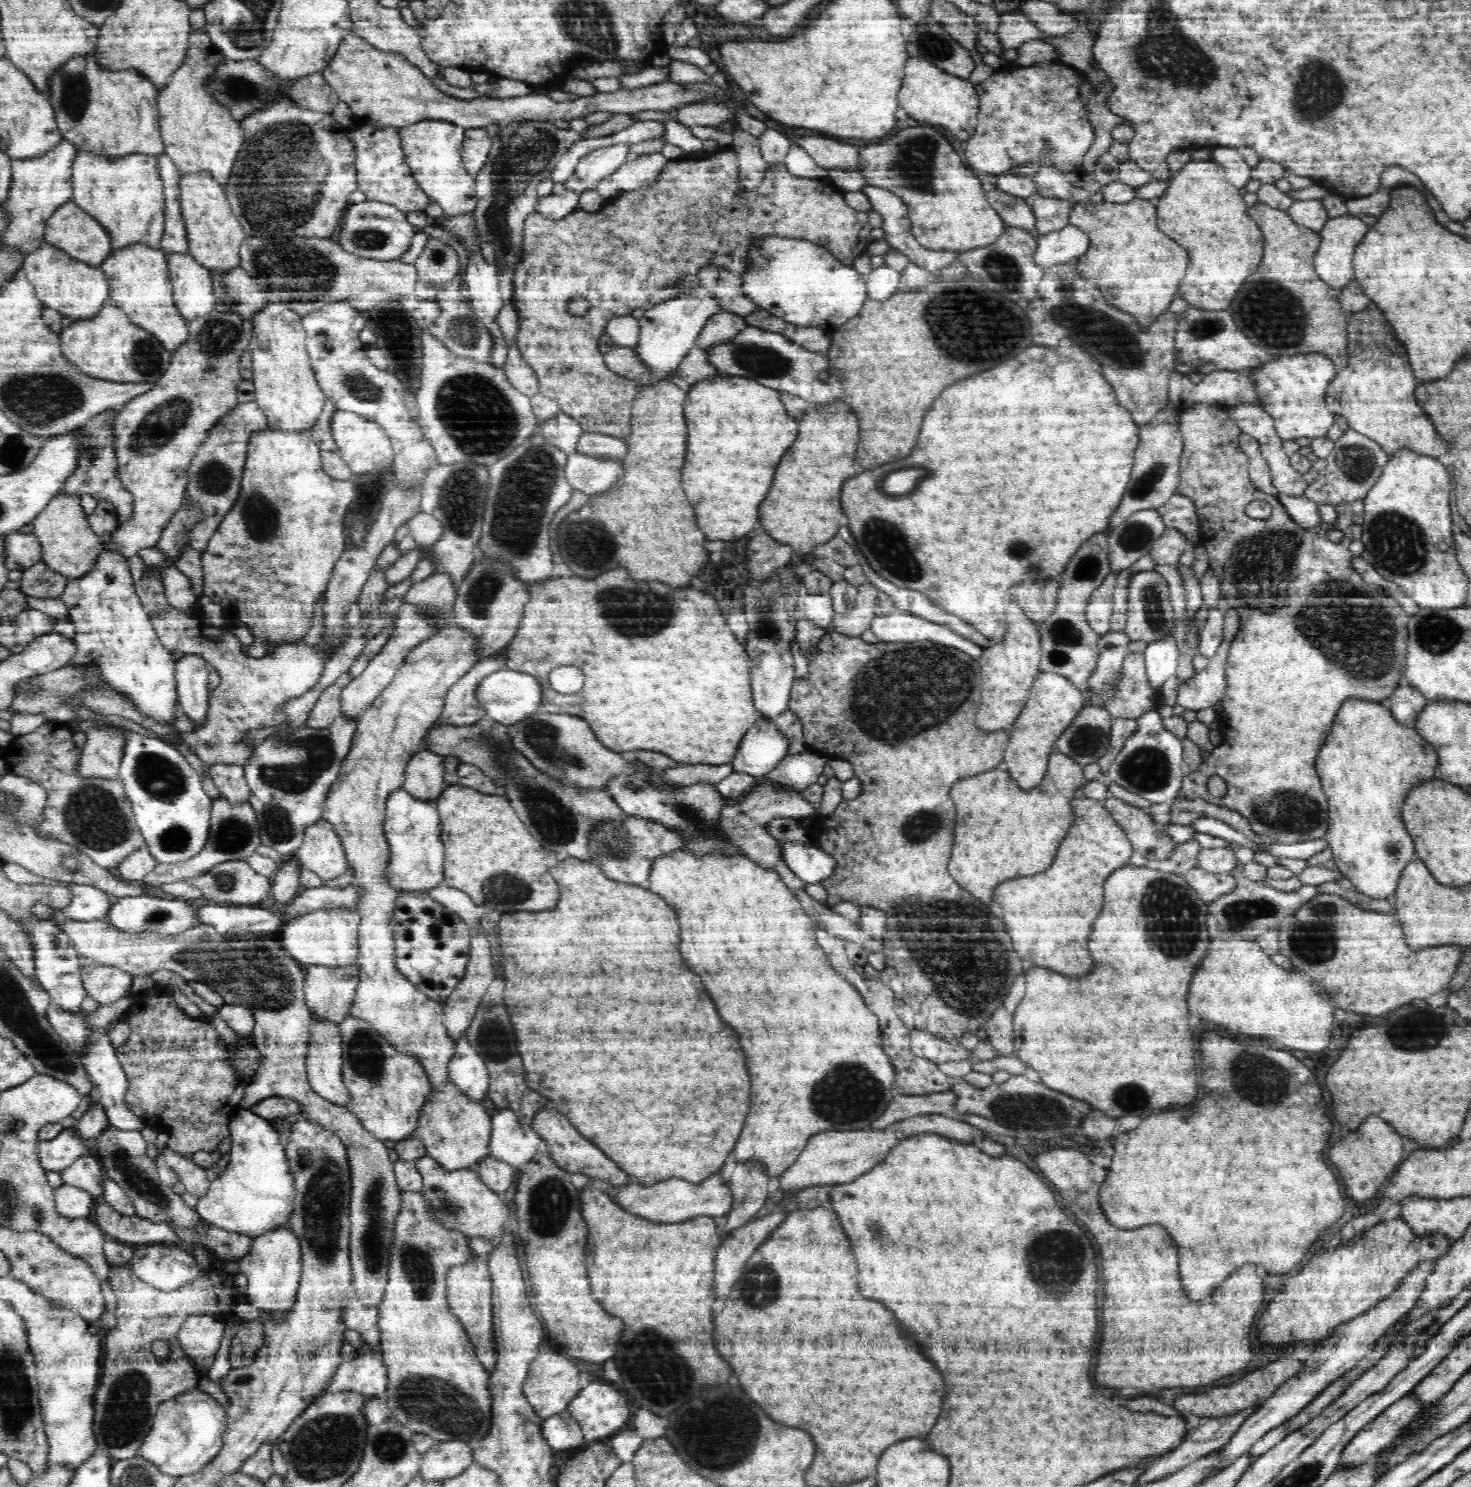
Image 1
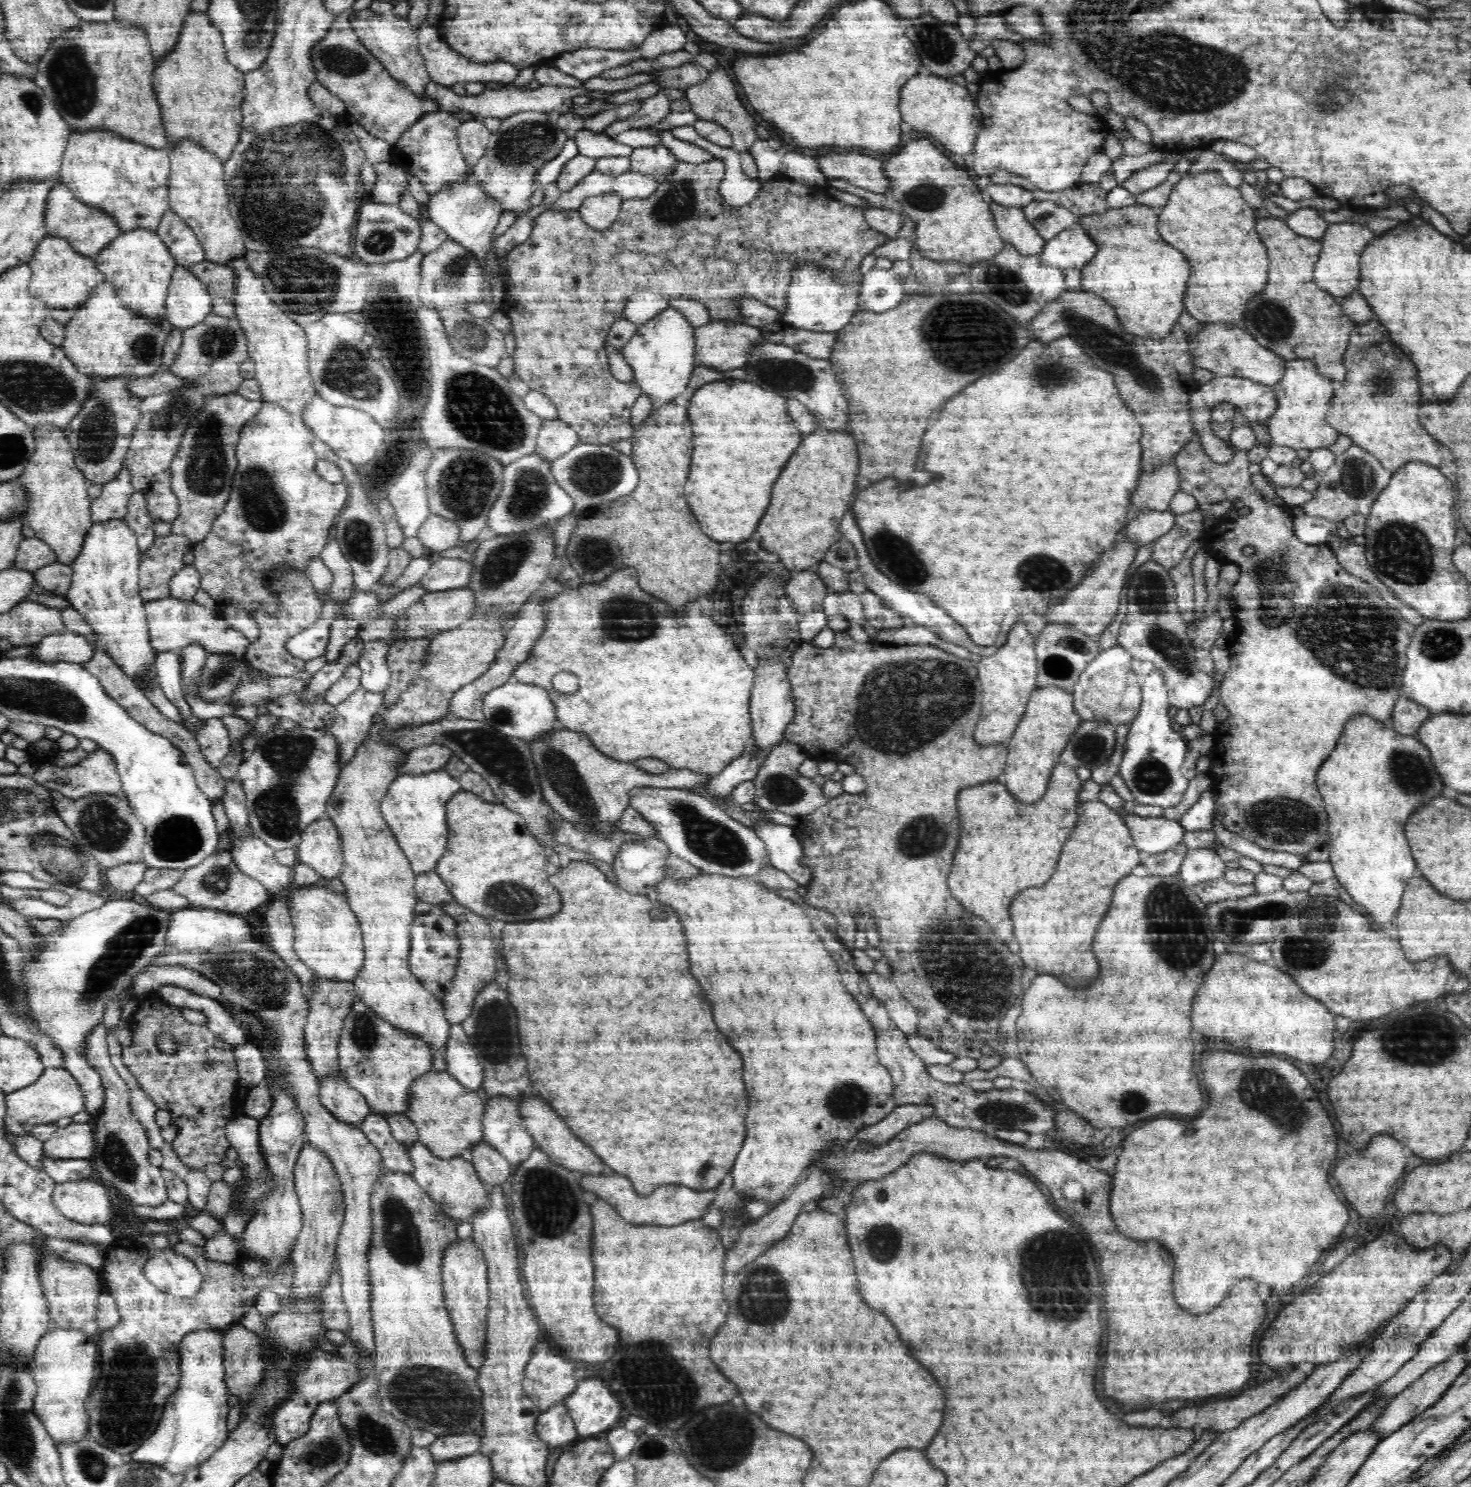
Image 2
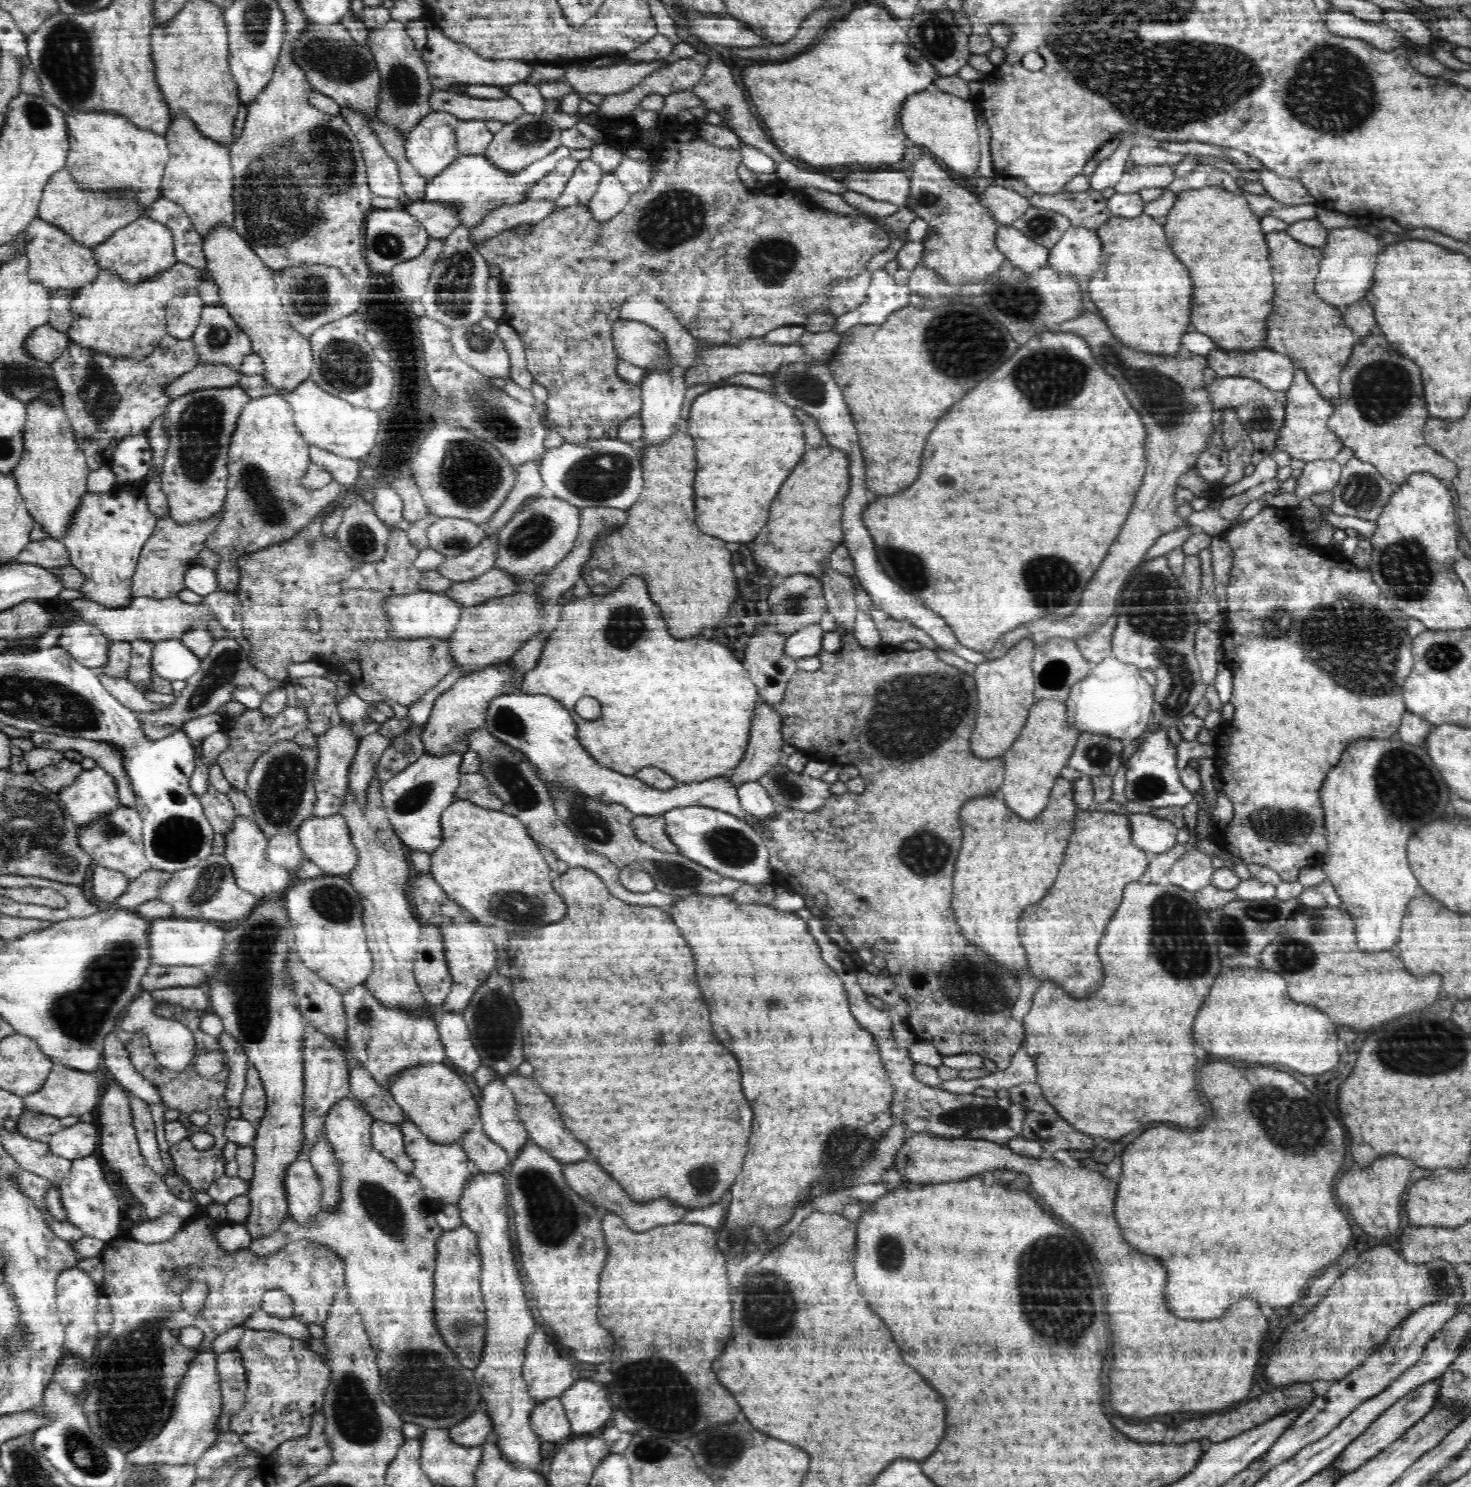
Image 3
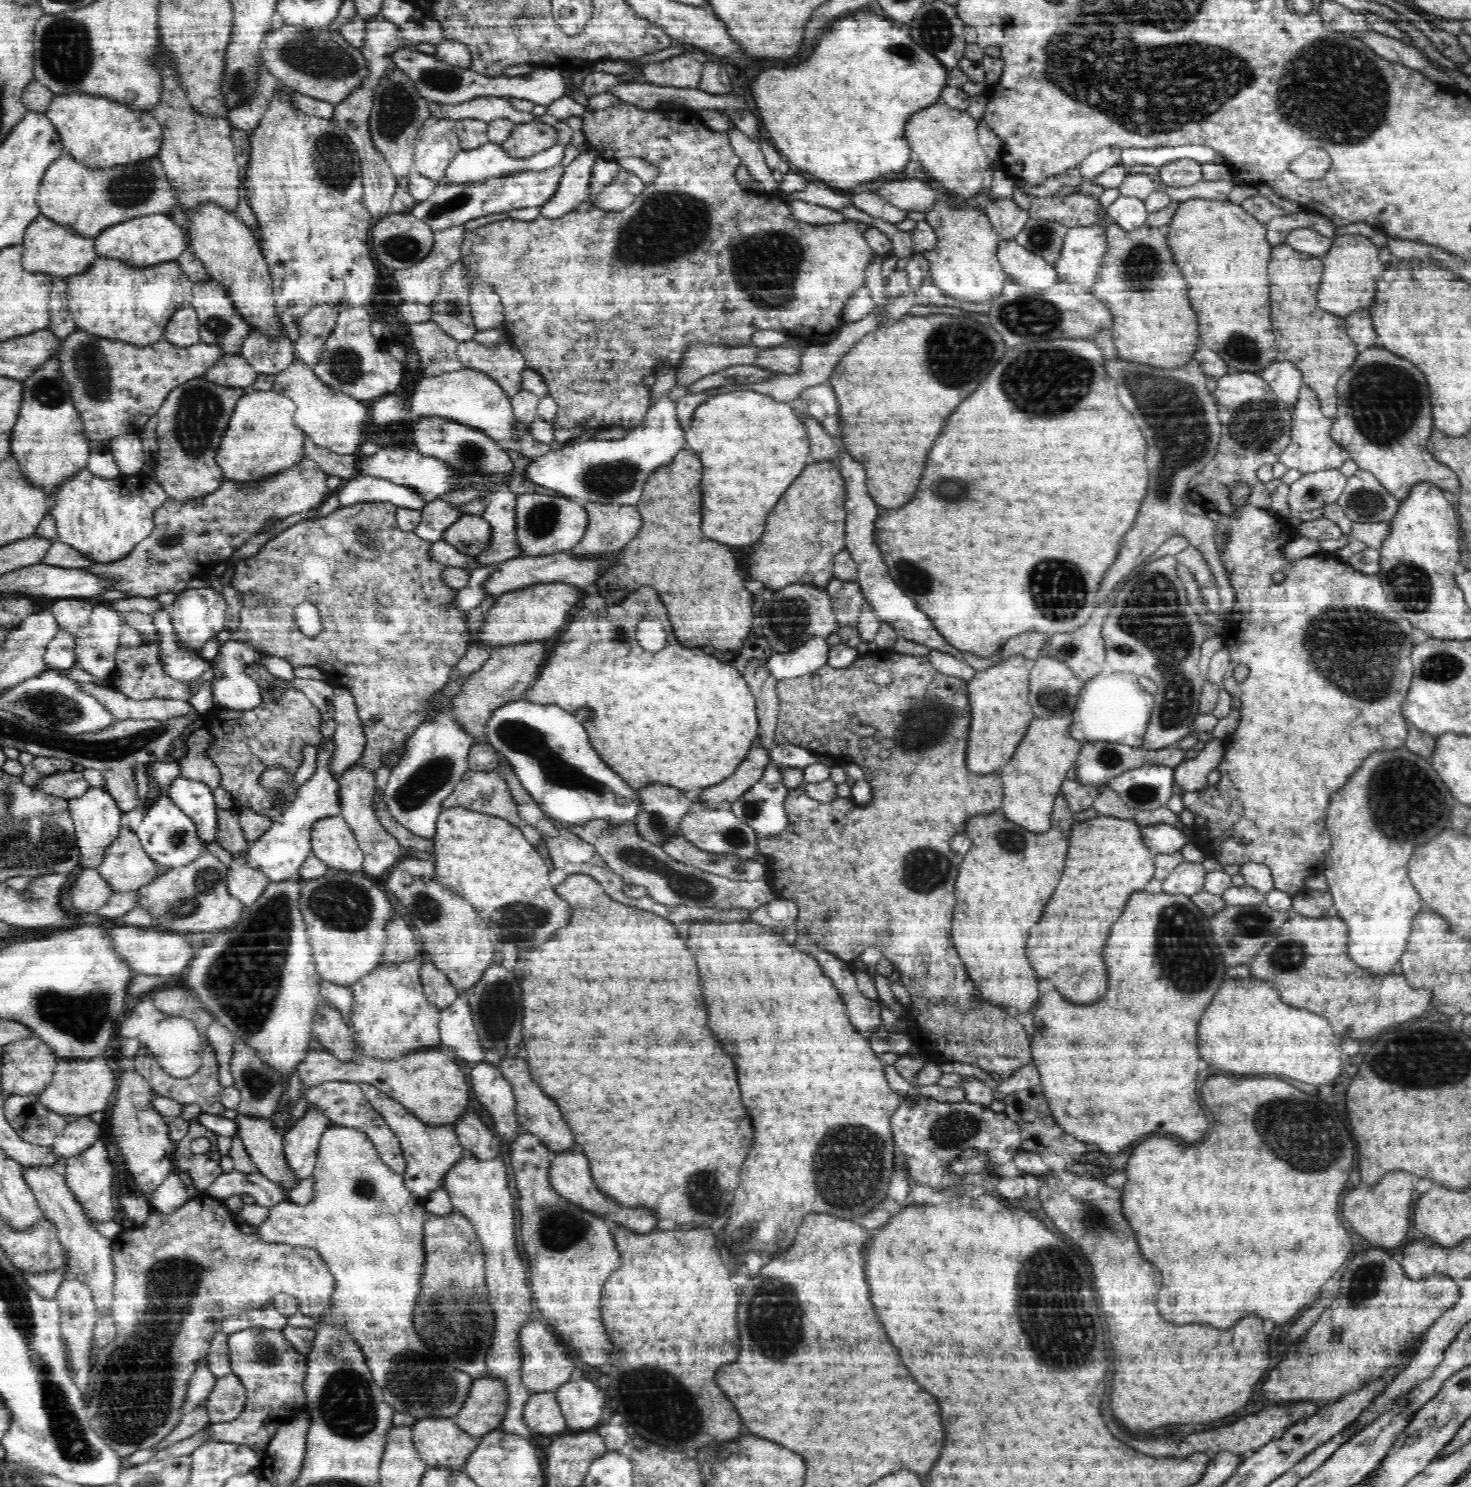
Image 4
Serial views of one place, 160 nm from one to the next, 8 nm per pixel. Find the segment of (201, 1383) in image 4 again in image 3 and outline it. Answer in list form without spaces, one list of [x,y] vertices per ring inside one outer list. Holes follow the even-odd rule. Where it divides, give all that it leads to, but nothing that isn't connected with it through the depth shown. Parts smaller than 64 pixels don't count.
[[[212,1348],[197,1351],[187,1365],[186,1374],[179,1382],[174,1396],[174,1406],[166,1424],[154,1440],[146,1442],[125,1453],[127,1462],[132,1465],[164,1463],[196,1464],[197,1460],[217,1442],[222,1435],[216,1427],[222,1414],[223,1400],[221,1380],[217,1371],[217,1355]]]

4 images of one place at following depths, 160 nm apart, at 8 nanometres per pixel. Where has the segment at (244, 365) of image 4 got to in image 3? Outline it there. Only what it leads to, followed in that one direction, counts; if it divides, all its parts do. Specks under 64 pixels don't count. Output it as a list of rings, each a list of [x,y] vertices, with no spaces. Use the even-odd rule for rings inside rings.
[[[201,364],[176,380],[170,381],[161,390],[170,395],[170,398],[177,399],[192,391],[238,386],[241,374],[242,372],[234,372],[230,368]]]

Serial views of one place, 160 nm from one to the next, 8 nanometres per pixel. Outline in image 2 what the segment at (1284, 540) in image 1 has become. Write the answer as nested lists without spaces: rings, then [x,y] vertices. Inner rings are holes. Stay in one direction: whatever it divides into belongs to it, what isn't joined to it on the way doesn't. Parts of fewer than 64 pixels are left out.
[[[1222,403],[1217,405],[1211,410],[1211,416],[1209,421],[1209,428],[1218,439],[1226,441],[1226,444],[1230,446],[1231,460],[1227,463],[1218,463],[1214,461],[1212,457],[1204,451],[1202,440],[1200,439],[1200,433],[1198,429],[1194,428],[1191,430],[1190,440],[1187,444],[1182,446],[1182,450],[1176,454],[1177,457],[1177,469],[1181,475],[1181,484],[1179,491],[1185,492],[1194,496],[1198,501],[1198,504],[1215,503],[1220,502],[1226,498],[1236,500],[1235,505],[1231,508],[1250,508],[1250,512],[1247,515],[1242,515],[1237,519],[1230,519],[1228,517],[1220,517],[1218,521],[1215,521],[1210,528],[1204,530],[1203,537],[1203,548],[1206,550],[1209,556],[1212,556],[1221,563],[1231,563],[1238,565],[1240,570],[1239,580],[1236,581],[1232,588],[1230,598],[1234,600],[1233,616],[1236,619],[1236,633],[1232,636],[1230,647],[1230,668],[1225,674],[1225,679],[1220,685],[1220,703],[1224,704],[1228,709],[1230,716],[1226,720],[1218,724],[1218,727],[1213,735],[1213,746],[1212,750],[1218,750],[1216,760],[1213,760],[1208,770],[1208,774],[1211,777],[1210,790],[1215,794],[1215,806],[1214,816],[1220,819],[1220,822],[1226,827],[1226,830],[1230,832],[1236,832],[1245,838],[1250,840],[1254,844],[1257,844],[1260,848],[1266,850],[1275,850],[1276,852],[1289,852],[1290,854],[1298,854],[1301,856],[1314,848],[1320,848],[1327,842],[1329,836],[1329,822],[1328,816],[1326,816],[1325,805],[1318,794],[1318,790],[1306,790],[1310,786],[1316,784],[1316,774],[1318,774],[1318,768],[1322,766],[1322,760],[1326,760],[1326,756],[1330,754],[1330,748],[1334,748],[1334,744],[1338,742],[1338,736],[1342,734],[1342,724],[1346,724],[1346,716],[1350,716],[1350,712],[1364,712],[1370,713],[1372,717],[1376,717],[1377,720],[1389,723],[1392,717],[1392,712],[1399,700],[1399,693],[1402,691],[1403,686],[1403,672],[1407,664],[1406,646],[1411,642],[1412,636],[1414,635],[1414,628],[1400,616],[1398,610],[1392,610],[1388,608],[1388,604],[1380,598],[1380,594],[1376,592],[1376,589],[1368,583],[1365,583],[1361,579],[1352,576],[1338,563],[1336,553],[1332,549],[1332,543],[1330,541],[1324,541],[1319,544],[1306,544],[1302,542],[1294,534],[1294,521],[1287,507],[1277,505],[1273,500],[1266,500],[1263,493],[1252,483],[1251,474],[1248,470],[1250,463],[1253,461],[1252,453],[1235,447],[1231,444],[1230,435],[1234,430],[1234,414],[1238,410],[1237,407],[1231,406],[1230,403]],[[1246,546],[1252,546],[1255,548],[1253,555],[1243,555],[1242,549]],[[1270,610],[1276,610],[1282,614],[1276,618],[1276,616],[1270,616]]]

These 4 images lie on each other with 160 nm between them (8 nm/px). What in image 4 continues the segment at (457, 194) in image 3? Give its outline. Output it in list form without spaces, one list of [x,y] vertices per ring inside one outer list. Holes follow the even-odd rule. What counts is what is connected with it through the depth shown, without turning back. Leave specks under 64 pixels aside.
[[[488,143],[474,150],[461,149],[456,154],[454,160],[452,160],[452,163],[450,163],[450,166],[446,168],[444,179],[452,183],[465,183],[508,176],[510,173],[519,173],[529,170],[540,172],[561,163],[564,156],[564,151],[565,145],[559,143],[554,147],[548,148],[540,155],[530,156],[529,159],[511,159],[510,156],[504,155],[504,151],[500,149],[498,144]]]

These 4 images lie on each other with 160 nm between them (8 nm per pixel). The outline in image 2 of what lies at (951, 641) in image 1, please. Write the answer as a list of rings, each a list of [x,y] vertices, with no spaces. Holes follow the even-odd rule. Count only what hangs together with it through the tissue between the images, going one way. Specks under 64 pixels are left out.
[[[906,620],[903,628],[900,629],[880,629],[876,635],[879,642],[897,645],[934,645],[946,652],[953,653],[954,656],[965,657],[968,659],[972,656],[969,650],[962,648],[957,644],[952,644],[932,633],[930,629],[914,625],[910,620]]]

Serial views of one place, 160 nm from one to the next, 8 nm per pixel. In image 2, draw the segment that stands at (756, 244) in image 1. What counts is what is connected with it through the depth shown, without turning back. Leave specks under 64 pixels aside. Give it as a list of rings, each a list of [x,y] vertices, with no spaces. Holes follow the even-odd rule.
[[[804,262],[792,274],[792,282],[786,292],[788,304],[782,320],[812,332],[838,332],[858,312],[860,290],[861,285],[857,281],[842,283],[832,269],[815,266],[813,262]]]

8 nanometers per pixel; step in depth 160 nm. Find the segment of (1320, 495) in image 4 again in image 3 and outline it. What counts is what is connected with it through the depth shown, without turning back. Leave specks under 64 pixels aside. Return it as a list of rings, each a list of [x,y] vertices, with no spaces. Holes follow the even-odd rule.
[[[1314,460],[1307,462],[1300,477],[1297,478],[1295,490],[1293,492],[1276,495],[1267,506],[1291,507],[1295,509],[1303,504],[1304,500],[1309,500],[1312,494],[1320,492],[1331,492],[1336,488],[1343,466],[1332,460]]]

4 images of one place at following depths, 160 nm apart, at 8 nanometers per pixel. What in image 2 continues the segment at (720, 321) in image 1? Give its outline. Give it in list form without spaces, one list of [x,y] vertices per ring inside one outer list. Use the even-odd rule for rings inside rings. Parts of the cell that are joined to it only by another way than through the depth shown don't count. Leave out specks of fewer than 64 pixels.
[[[709,322],[696,328],[694,336],[694,365],[722,371],[743,368],[753,344],[764,339],[759,327],[735,322]]]

